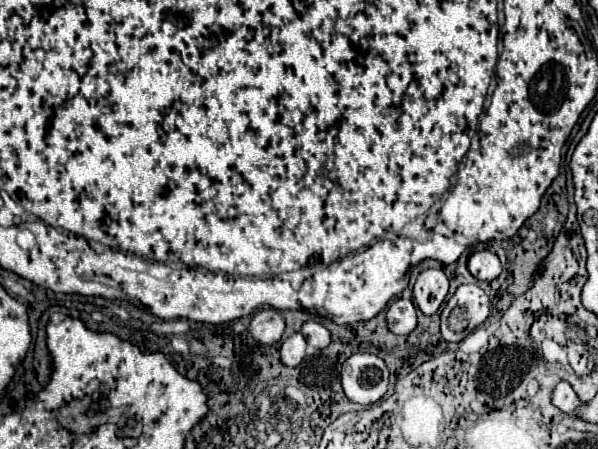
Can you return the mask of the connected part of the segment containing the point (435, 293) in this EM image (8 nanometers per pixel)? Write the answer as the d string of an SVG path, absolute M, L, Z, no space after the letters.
M424 270L420 272L416 284L414 284L414 302L416 306L426 314L432 316L440 310L446 294L448 294L448 276L444 270Z

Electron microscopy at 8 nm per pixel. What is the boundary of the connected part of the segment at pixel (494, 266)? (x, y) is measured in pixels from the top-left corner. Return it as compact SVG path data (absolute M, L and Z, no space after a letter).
M476 250L468 260L468 270L476 280L494 280L500 276L502 266L494 252Z

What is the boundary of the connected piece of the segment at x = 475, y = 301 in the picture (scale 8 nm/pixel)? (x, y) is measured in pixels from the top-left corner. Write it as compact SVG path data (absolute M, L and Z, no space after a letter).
M476 284L460 286L446 302L440 316L440 330L446 342L464 340L490 314L490 298Z

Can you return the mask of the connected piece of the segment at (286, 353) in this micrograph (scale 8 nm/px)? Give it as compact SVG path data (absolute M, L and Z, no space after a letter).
M294 332L292 336L288 336L280 348L280 358L286 366L298 366L304 358L304 350L306 350L306 340L300 332Z

